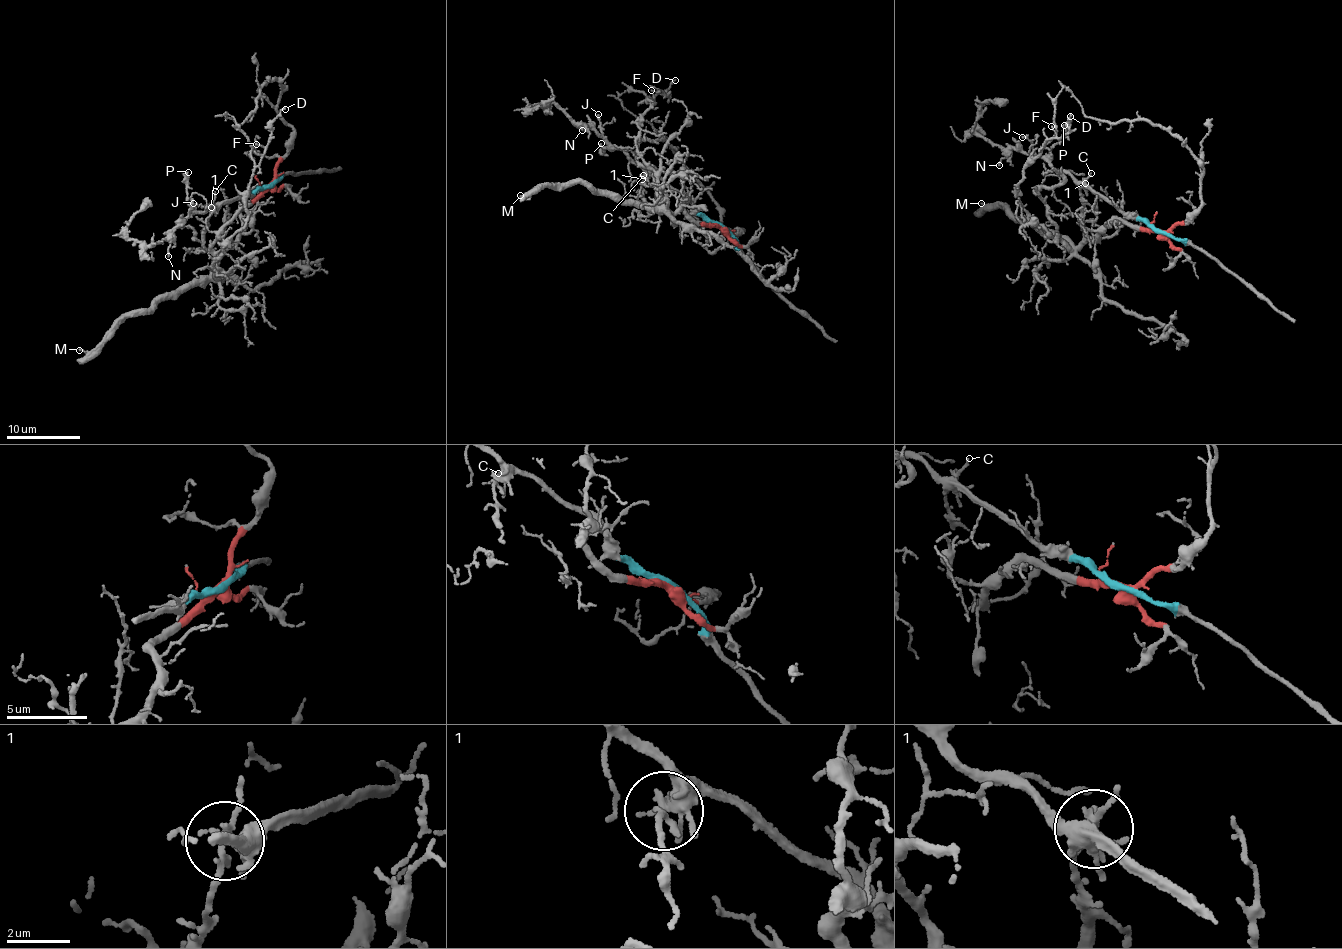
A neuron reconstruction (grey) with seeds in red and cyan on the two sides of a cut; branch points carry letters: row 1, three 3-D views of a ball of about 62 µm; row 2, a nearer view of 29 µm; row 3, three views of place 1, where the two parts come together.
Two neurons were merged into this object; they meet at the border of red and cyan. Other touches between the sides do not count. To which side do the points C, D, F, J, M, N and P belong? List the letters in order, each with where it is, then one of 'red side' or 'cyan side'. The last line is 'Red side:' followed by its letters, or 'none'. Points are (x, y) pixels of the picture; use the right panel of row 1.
C: (1091, 173) | red side
D: (1070, 116) | red side
F: (1051, 126) | red side
J: (1022, 137) | cyan side
M: (981, 203) | red side
N: (999, 165) | cyan side
P: (1064, 125) | cyan side
Red side: C, D, F, M

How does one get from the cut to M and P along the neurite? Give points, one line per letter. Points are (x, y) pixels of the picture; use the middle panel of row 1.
M: (721, 227), (695, 221), (683, 203), (669, 213), (643, 210), (582, 183), (543, 185), (526, 199), (519, 196)
P: (721, 227), (709, 221), (684, 195), (671, 190), (627, 155), (616, 149), (603, 149), (601, 143)

